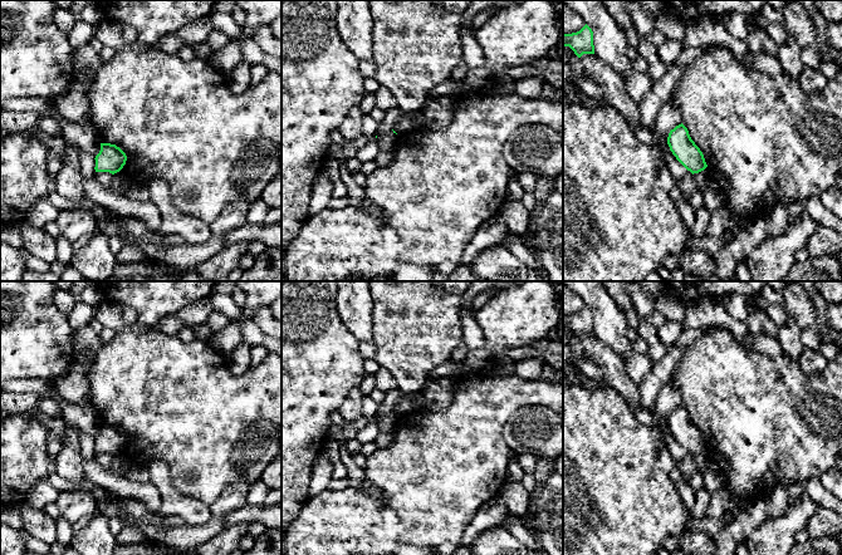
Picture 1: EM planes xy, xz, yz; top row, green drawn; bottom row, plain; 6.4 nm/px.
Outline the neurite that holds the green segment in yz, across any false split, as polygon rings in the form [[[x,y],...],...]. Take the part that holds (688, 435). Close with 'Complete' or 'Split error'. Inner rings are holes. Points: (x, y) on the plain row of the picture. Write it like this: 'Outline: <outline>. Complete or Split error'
Outline: [[[682,404],[670,412],[667,426],[676,441],[692,456],[708,448],[703,433],[691,421]]]. Complete

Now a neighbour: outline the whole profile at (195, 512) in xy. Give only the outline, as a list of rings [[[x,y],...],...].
[[[162,460],[147,462],[150,482],[161,497],[160,516],[178,515],[190,526],[202,526],[211,520],[210,506],[180,492],[171,480],[168,465]]]

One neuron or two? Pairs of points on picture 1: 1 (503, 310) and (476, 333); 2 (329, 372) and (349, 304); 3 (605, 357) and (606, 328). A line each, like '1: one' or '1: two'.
1: two
2: two
3: two

